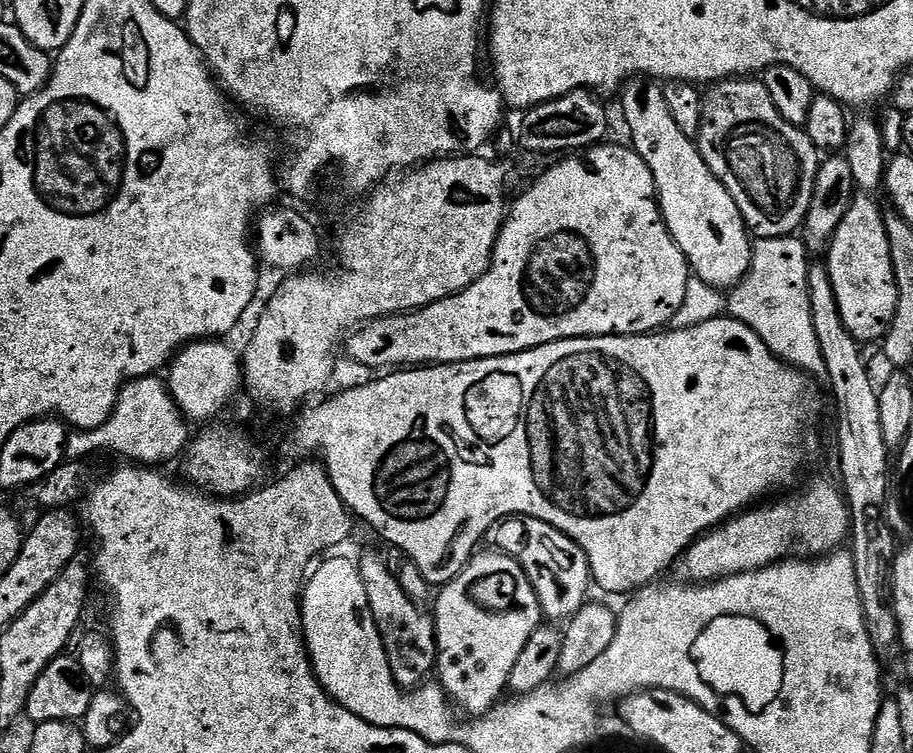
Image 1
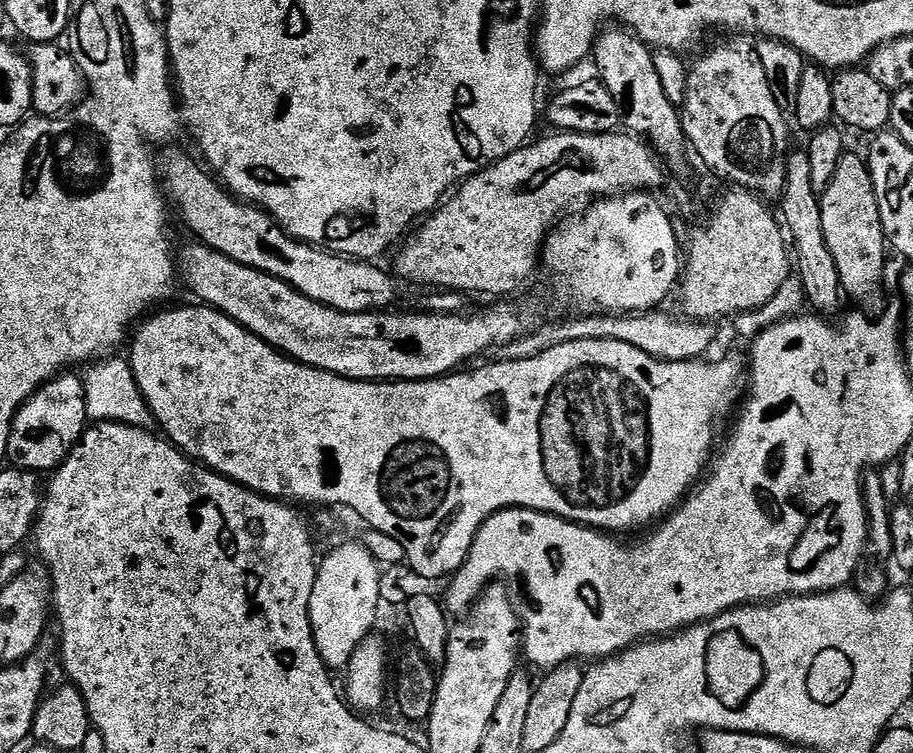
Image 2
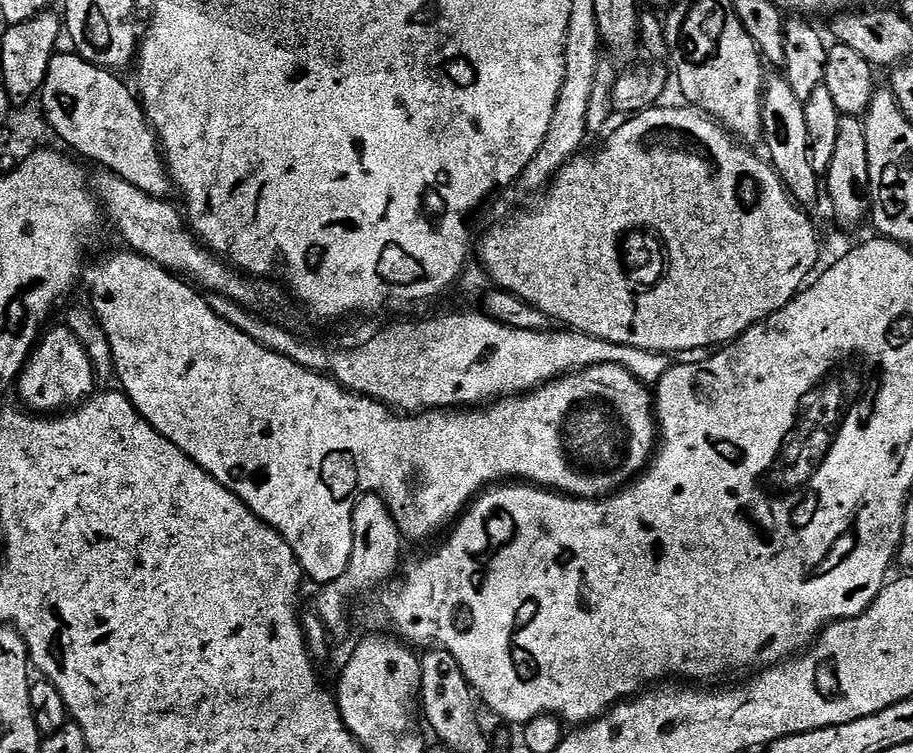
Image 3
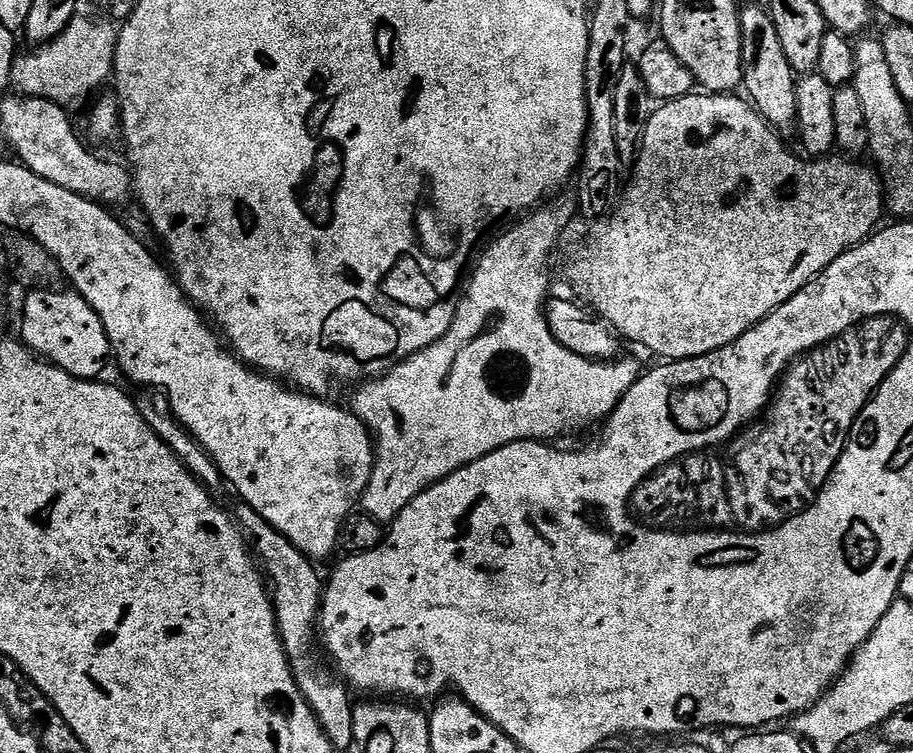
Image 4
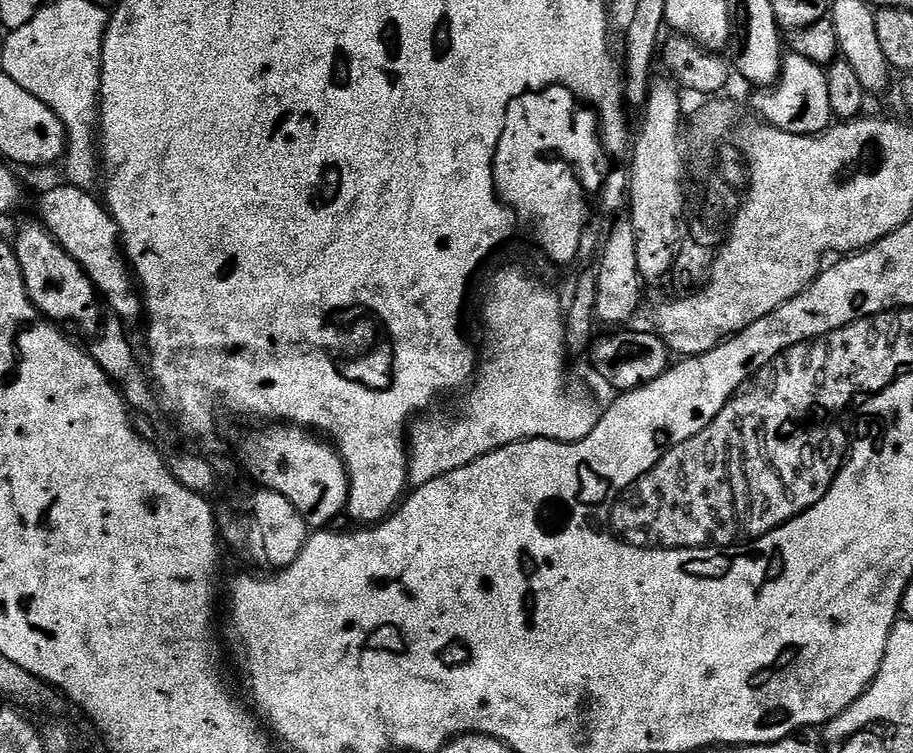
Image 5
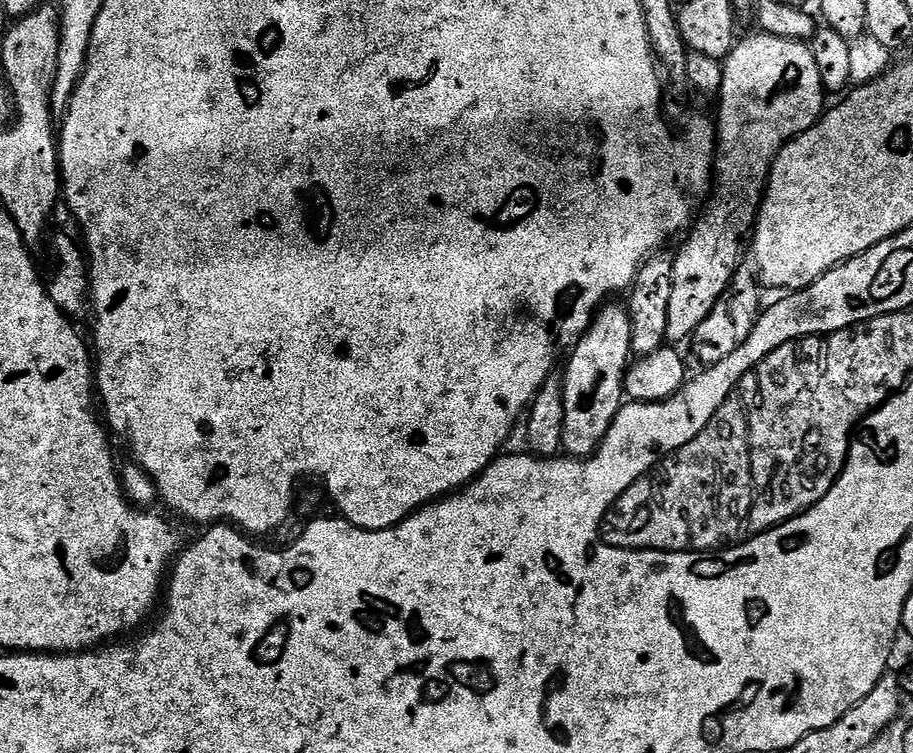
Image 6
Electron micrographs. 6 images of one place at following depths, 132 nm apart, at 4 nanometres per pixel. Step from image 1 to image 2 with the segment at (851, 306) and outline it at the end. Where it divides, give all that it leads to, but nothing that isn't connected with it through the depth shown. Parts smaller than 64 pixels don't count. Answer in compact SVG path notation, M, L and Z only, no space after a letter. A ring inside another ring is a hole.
M852 150L845 151L838 162L838 170L834 170L834 178L830 178L830 186L820 196L822 210L822 230L826 230L826 246L830 246L830 254L834 254L834 262L838 262L838 274L845 293L852 296L860 304L872 304L880 296L880 279L884 276L884 227L878 210L878 198L872 176L868 173L868 161L863 155L855 156Z

